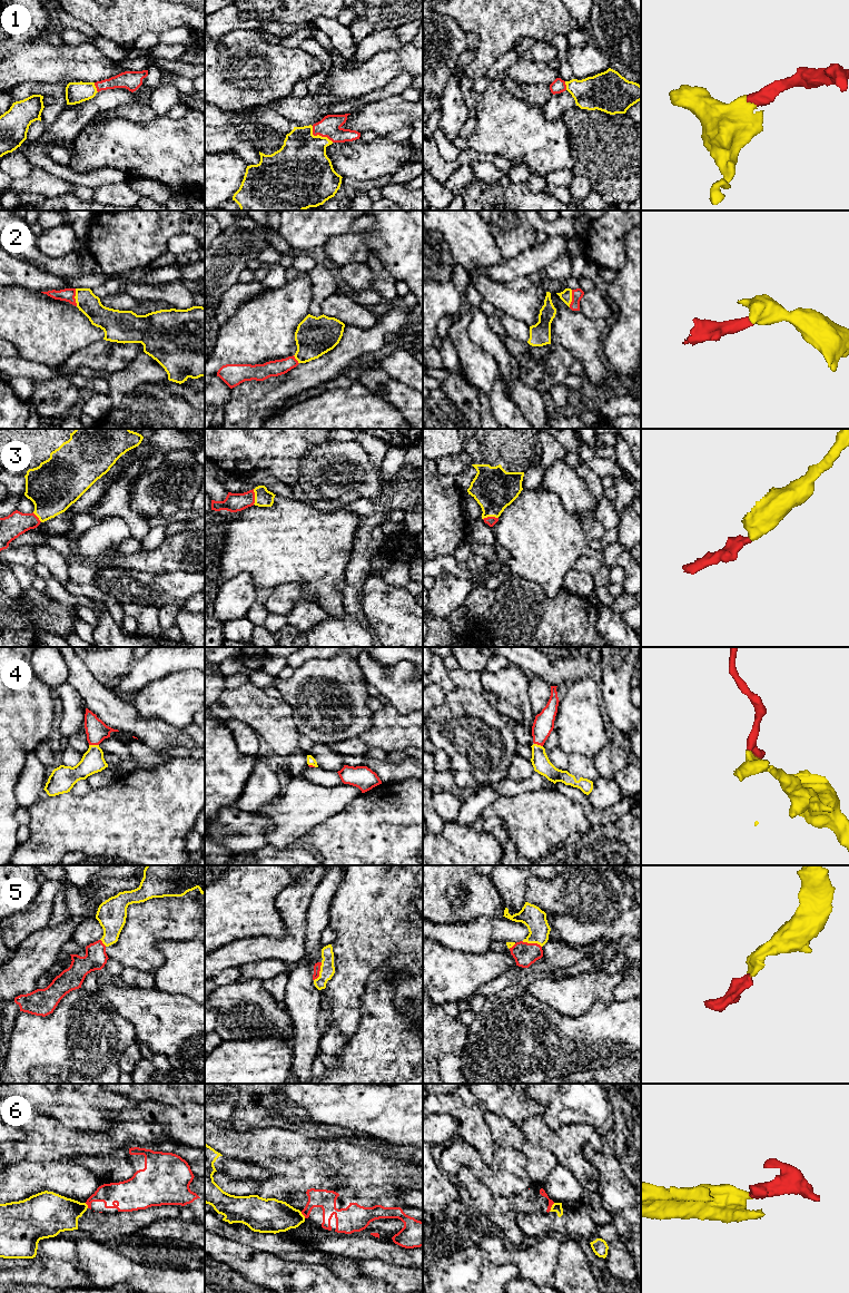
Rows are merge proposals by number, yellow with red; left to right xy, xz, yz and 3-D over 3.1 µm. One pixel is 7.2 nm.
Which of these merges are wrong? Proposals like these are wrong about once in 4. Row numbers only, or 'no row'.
6

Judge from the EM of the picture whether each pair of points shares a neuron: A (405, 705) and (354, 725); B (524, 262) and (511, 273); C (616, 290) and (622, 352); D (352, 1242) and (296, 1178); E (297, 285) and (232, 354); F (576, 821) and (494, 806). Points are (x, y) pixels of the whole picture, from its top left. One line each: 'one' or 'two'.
A: two
B: one
C: one
D: two
E: one
F: one

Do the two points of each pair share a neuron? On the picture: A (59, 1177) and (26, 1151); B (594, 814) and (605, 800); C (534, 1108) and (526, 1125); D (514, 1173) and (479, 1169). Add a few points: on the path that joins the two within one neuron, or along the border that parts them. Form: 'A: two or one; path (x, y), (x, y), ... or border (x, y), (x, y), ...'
A: two; border (65, 1159), (15, 1163)
B: two; border (589, 801), (596, 807), (610, 809)
C: two; border (541, 1115), (527, 1117), (519, 1125)
D: one; path (505, 1173), (487, 1173)

